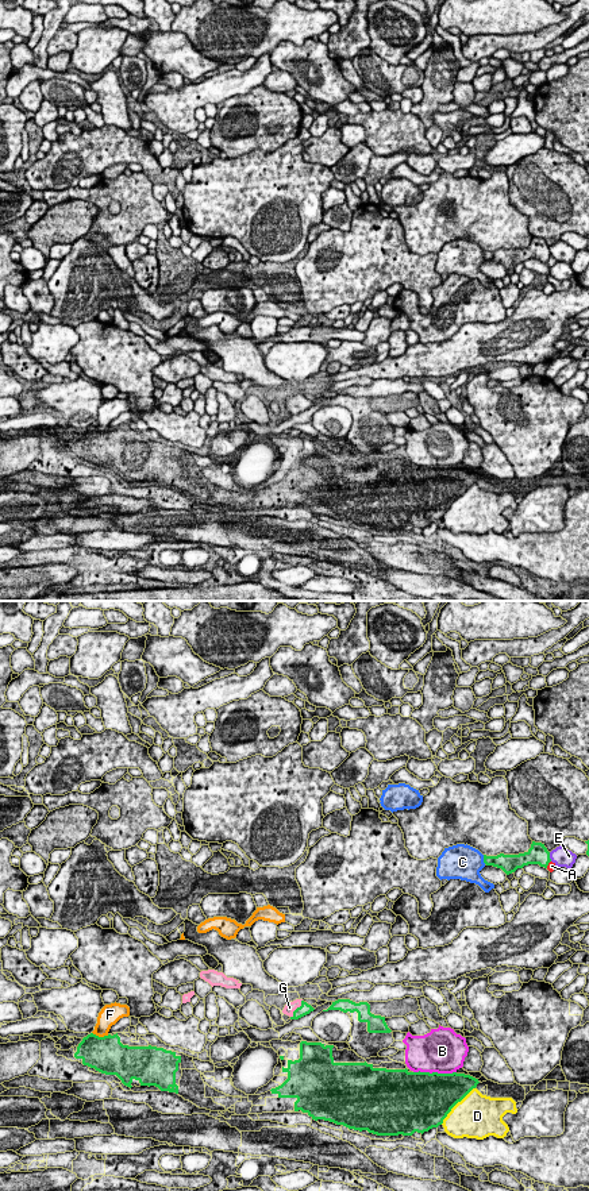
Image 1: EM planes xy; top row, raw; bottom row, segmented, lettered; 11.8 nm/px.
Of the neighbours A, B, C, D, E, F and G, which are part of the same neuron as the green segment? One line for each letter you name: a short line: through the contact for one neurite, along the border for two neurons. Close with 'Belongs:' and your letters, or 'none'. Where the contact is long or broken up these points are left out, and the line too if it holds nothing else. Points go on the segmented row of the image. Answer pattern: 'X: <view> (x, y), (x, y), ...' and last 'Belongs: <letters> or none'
G: xy (304, 1009), (296, 1009), (289, 1008)
Belongs: G

